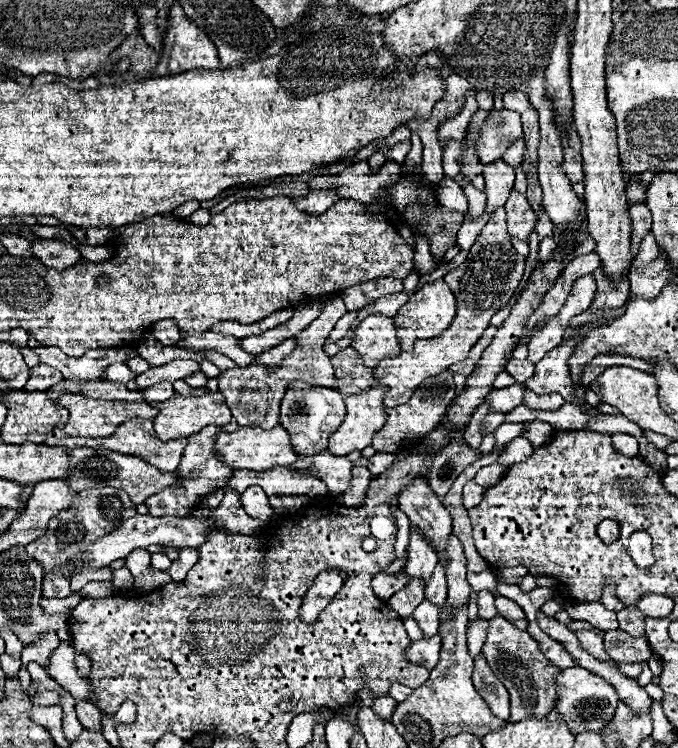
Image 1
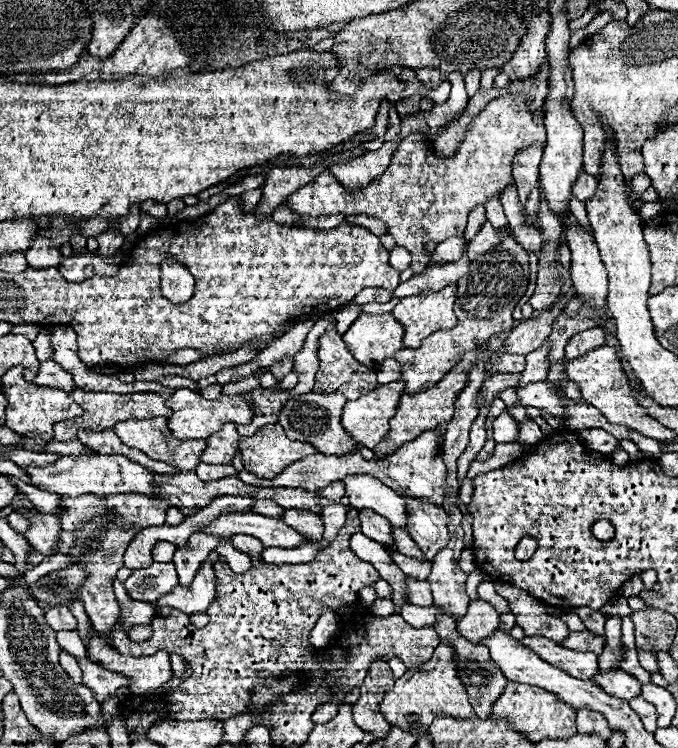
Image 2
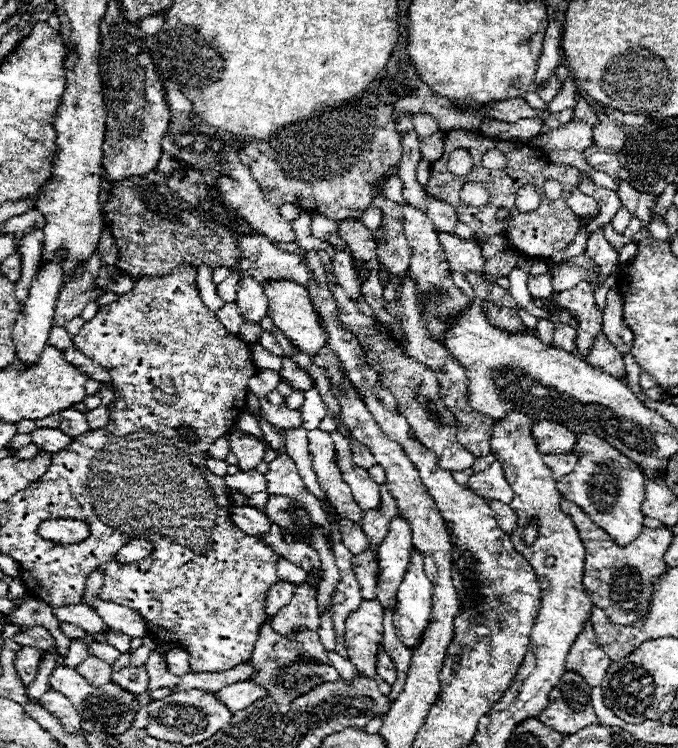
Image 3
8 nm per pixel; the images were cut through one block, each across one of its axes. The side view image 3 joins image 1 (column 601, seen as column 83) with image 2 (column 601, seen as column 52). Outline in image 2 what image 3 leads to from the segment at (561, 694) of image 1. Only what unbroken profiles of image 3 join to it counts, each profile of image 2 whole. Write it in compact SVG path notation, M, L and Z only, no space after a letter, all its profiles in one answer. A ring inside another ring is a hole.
M608 670L608 672L598 672L594 676L594 682L604 690L608 692L610 696L616 696L616 698L622 698L622 700L632 700L634 696L640 694L640 682L622 672L622 670Z

